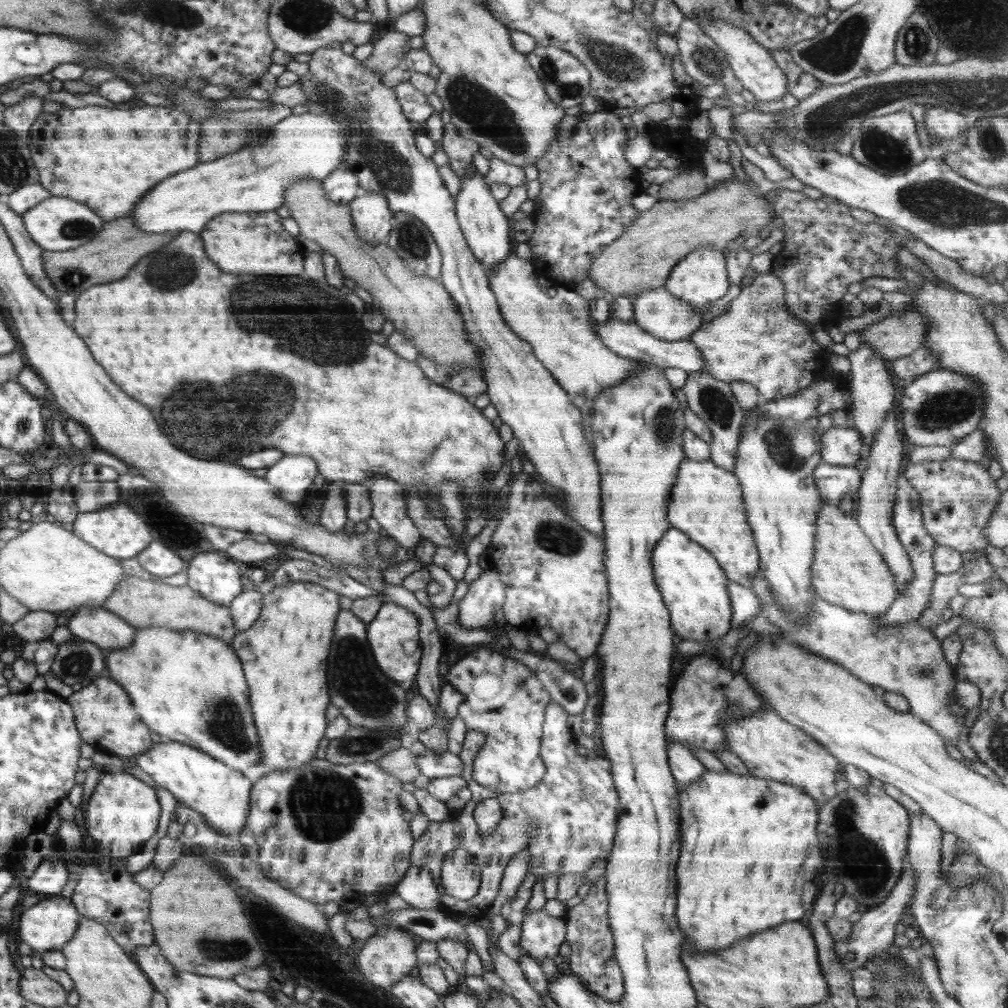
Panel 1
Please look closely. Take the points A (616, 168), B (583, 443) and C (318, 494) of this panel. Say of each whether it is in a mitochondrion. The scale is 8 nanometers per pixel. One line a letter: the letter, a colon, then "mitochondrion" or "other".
A: other
B: other
C: other

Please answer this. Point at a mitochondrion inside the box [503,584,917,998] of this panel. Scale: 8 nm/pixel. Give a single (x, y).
(861, 852)

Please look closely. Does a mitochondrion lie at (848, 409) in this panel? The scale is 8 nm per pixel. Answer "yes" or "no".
no

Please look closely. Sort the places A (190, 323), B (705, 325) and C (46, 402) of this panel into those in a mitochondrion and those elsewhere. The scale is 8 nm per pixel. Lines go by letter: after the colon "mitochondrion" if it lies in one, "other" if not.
A: other
B: other
C: other

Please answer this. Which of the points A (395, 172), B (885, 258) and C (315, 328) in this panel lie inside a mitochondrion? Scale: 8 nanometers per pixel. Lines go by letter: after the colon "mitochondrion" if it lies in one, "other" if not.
A: mitochondrion
B: other
C: mitochondrion

